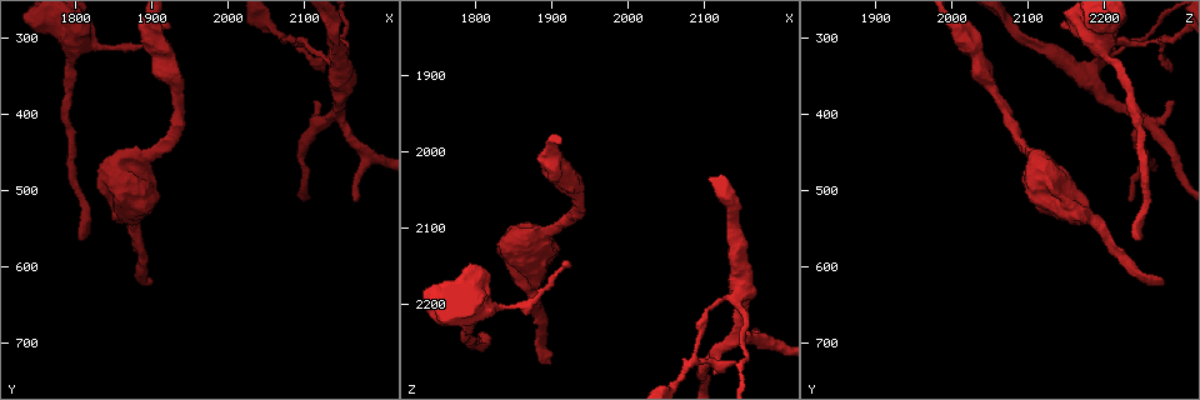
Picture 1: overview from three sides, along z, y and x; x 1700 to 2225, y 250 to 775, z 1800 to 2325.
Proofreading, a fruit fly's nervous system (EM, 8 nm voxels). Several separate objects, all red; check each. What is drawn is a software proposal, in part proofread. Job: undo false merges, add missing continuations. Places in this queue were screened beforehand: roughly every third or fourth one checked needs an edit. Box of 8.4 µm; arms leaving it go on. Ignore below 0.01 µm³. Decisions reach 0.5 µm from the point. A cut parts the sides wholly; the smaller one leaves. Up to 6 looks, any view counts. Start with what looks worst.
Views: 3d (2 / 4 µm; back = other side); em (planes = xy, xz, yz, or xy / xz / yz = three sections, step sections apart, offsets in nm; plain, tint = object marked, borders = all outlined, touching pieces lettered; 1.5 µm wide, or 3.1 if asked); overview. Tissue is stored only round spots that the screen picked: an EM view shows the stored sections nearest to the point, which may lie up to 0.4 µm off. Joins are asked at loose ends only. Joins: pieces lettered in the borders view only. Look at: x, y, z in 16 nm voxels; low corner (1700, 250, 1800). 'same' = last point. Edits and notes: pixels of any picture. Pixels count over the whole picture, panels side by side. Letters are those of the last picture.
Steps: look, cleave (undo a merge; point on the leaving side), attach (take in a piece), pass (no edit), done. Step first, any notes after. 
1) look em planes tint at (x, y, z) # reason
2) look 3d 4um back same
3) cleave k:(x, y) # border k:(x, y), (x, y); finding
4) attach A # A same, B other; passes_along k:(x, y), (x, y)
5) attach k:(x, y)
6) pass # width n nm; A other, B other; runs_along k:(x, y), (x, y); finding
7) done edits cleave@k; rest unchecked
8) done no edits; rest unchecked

look em planes borders at (1815, 560, 2240) # an open end

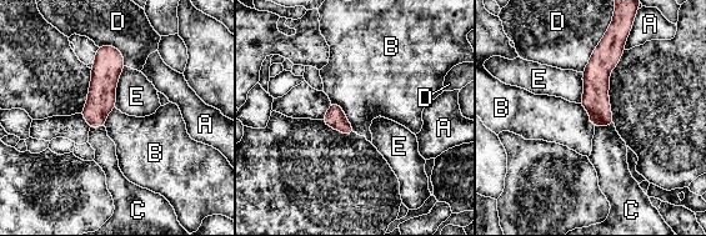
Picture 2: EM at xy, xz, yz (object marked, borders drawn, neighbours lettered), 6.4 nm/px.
attach C # A other, B other, C same, D other, E other; passes_along 2:(595, 100), (604, 125), (609, 156); the cell continues

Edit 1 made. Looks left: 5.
look overview # redraw

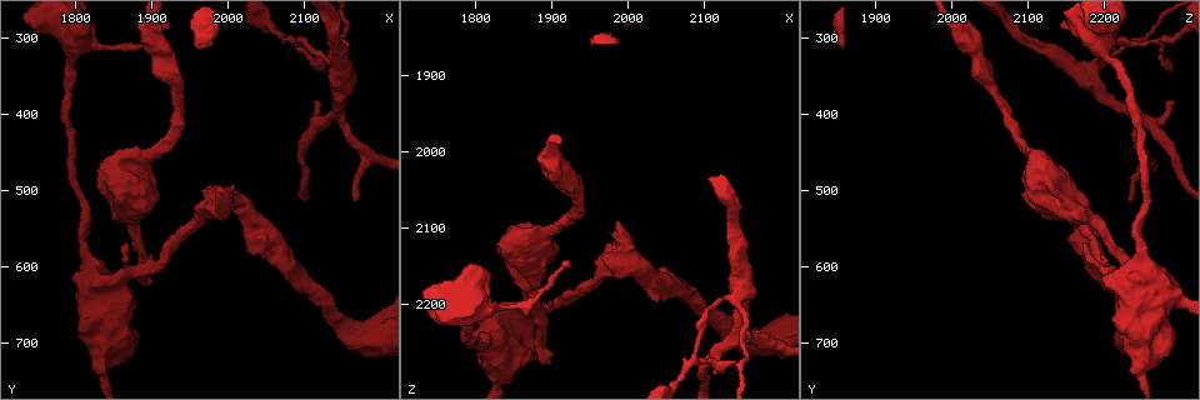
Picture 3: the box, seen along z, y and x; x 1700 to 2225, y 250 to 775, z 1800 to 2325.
look 3d 4um at (2085, 300, 2270) # sudden change in width

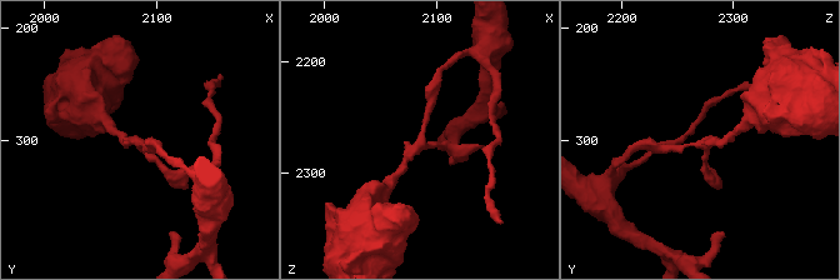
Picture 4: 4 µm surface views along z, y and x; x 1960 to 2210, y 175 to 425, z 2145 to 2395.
look em xz step 8 tint at (2088, 304, 2272) # arms 3

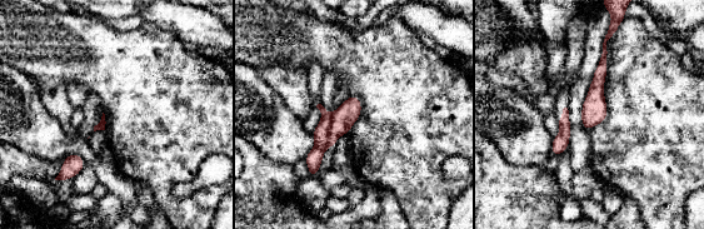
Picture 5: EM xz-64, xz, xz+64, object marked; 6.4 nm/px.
look em yz step 8 borders same # another direction

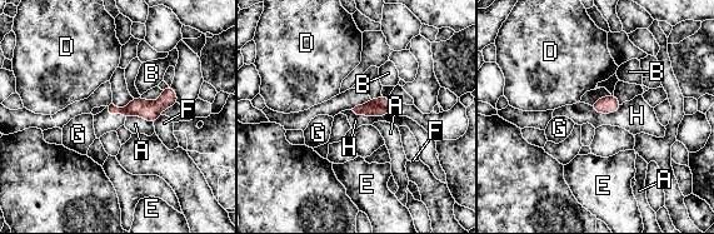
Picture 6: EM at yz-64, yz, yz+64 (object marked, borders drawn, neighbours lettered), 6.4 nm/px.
cleave 6:(367, 109) # width 110 nm; A other, B other, D other, E other, F other, G other, H other; border 6:(368, 101), (390, 108); two cells meet here

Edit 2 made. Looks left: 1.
done edits attach@2, cleave@6; rest unchecked

